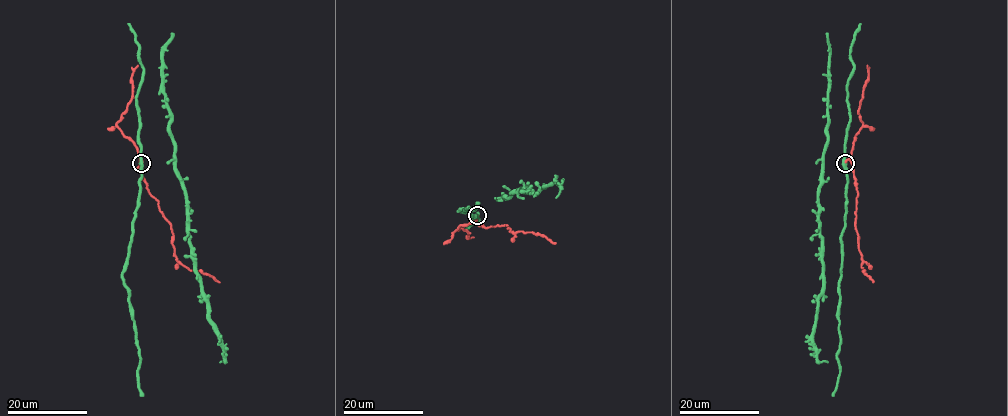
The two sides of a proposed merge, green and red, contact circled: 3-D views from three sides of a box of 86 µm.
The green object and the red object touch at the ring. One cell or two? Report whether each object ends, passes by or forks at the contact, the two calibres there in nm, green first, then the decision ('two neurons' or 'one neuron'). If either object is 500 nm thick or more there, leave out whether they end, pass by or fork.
green passes by | red ends | 480/200 nm | two neurons

